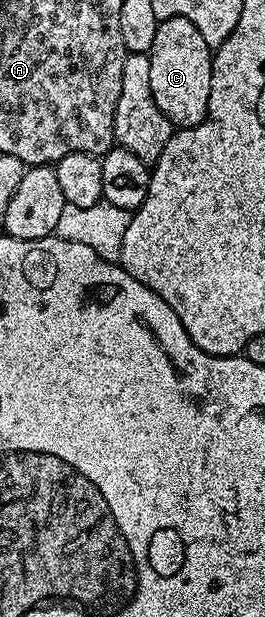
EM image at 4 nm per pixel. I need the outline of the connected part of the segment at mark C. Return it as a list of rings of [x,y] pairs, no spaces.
[[[186,17],[161,19],[154,33],[154,45],[148,51],[150,61],[150,93],[173,128],[193,127],[206,117],[210,105],[210,77],[214,51],[206,45],[202,33],[186,21]]]

